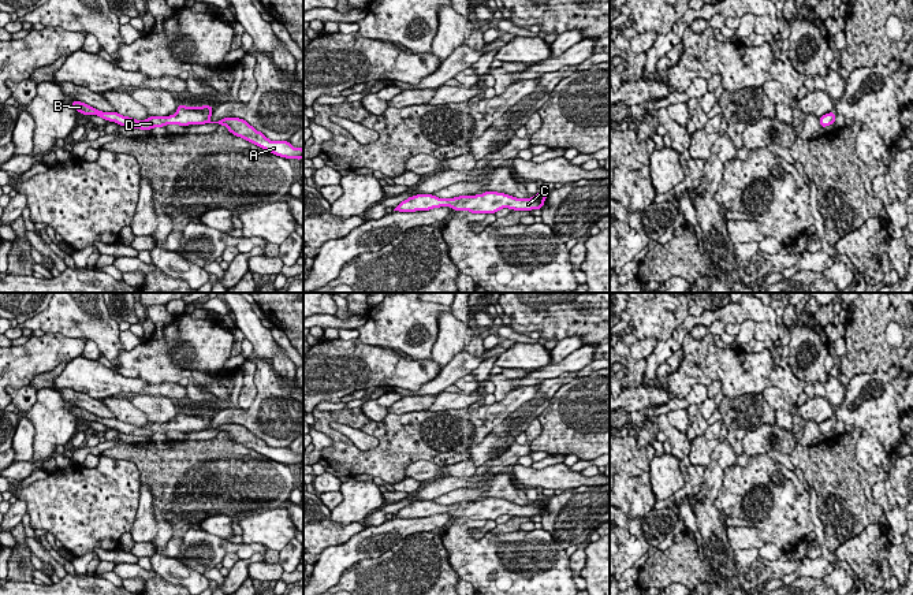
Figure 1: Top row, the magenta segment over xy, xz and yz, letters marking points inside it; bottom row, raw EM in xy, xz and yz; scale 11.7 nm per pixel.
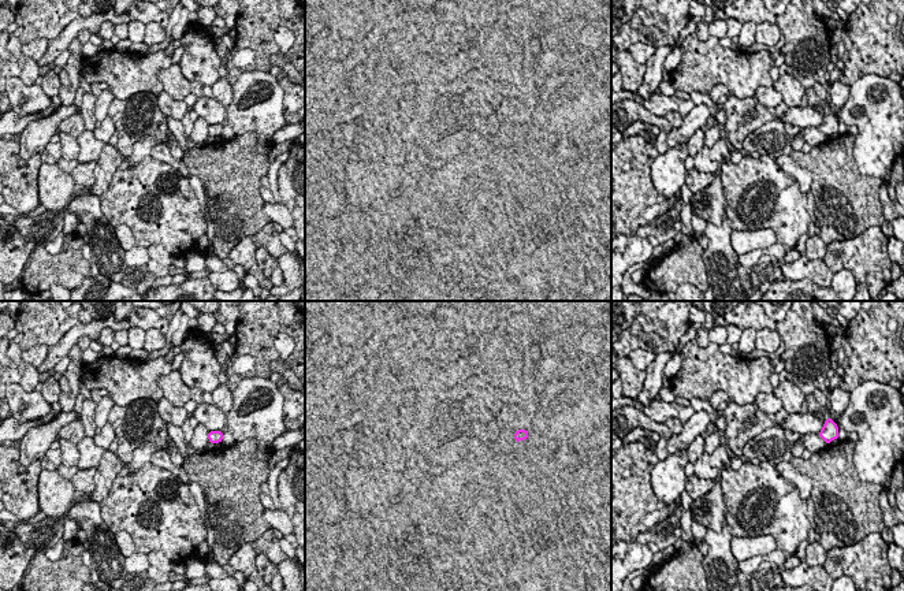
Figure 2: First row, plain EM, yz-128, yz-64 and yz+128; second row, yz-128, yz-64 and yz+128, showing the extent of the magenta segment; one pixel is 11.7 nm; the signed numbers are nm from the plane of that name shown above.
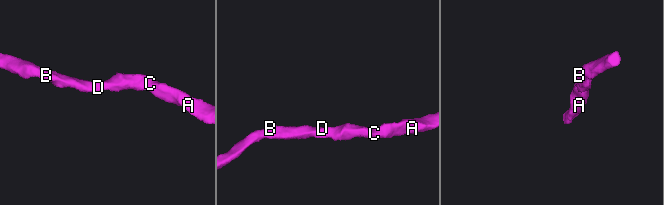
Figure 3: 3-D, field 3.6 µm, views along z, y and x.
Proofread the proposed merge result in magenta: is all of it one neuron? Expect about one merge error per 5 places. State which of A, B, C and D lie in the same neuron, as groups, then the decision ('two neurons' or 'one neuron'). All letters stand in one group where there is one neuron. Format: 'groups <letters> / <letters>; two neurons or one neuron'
groups A B C D; one neuron

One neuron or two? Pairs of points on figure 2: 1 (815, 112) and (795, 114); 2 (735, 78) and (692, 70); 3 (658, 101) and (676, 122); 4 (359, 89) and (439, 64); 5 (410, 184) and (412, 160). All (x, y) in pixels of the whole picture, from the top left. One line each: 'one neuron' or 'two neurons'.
1: one neuron
2: one neuron
3: two neurons
4: two neurons
5: one neuron

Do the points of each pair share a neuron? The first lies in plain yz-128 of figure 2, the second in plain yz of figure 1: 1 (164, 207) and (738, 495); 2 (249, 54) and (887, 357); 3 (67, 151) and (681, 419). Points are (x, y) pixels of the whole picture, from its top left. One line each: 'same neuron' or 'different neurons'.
1: same neuron
2: same neuron
3: different neurons

